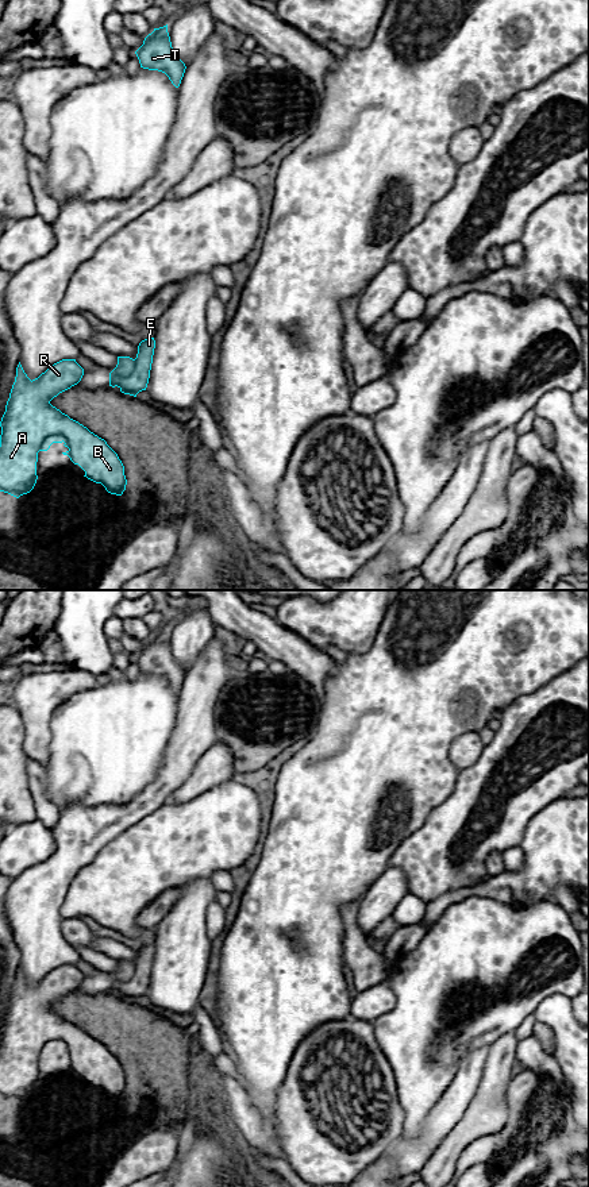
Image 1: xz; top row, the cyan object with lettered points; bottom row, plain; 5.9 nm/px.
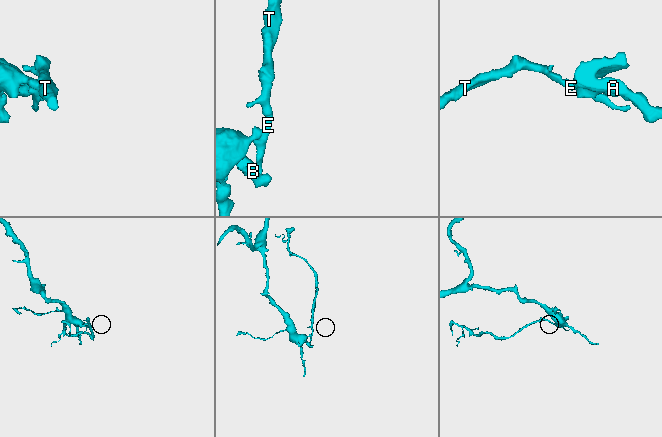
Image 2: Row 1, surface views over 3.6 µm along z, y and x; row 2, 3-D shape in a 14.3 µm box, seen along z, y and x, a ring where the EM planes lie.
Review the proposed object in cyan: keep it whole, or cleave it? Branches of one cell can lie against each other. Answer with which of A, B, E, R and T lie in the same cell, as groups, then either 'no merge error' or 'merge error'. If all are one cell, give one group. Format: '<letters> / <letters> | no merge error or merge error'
A B R / E T | merge error

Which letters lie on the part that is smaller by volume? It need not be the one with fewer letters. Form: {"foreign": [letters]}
{"foreign": ["E", "T"]}

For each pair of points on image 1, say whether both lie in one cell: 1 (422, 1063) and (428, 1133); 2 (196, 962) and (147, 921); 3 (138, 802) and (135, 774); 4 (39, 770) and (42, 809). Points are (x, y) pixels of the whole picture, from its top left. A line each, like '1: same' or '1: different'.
1: different
2: different
3: different
4: same

